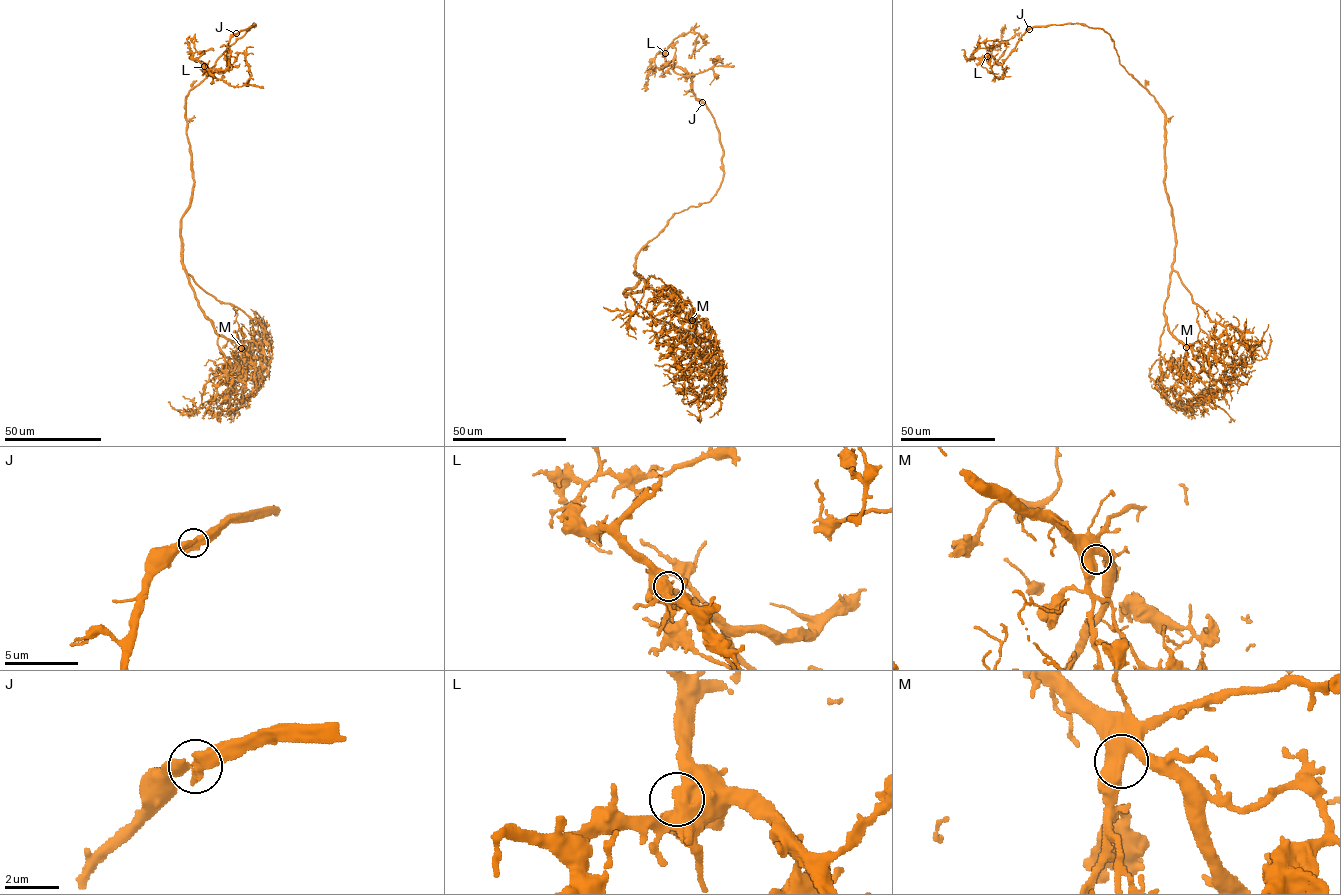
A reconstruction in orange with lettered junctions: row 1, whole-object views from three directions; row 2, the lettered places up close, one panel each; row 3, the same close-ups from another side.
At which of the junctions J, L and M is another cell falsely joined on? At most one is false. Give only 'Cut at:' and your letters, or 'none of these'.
Cut at: none of these

